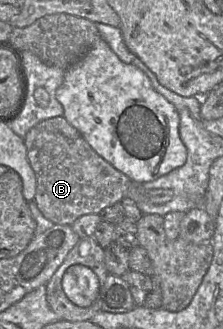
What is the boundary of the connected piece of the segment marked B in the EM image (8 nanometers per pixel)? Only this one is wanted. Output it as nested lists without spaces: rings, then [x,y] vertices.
[[[64,116],[41,121],[28,131],[24,142],[36,176],[34,201],[54,224],[71,225],[80,216],[99,214],[104,208],[121,202],[133,182],[102,158]]]

